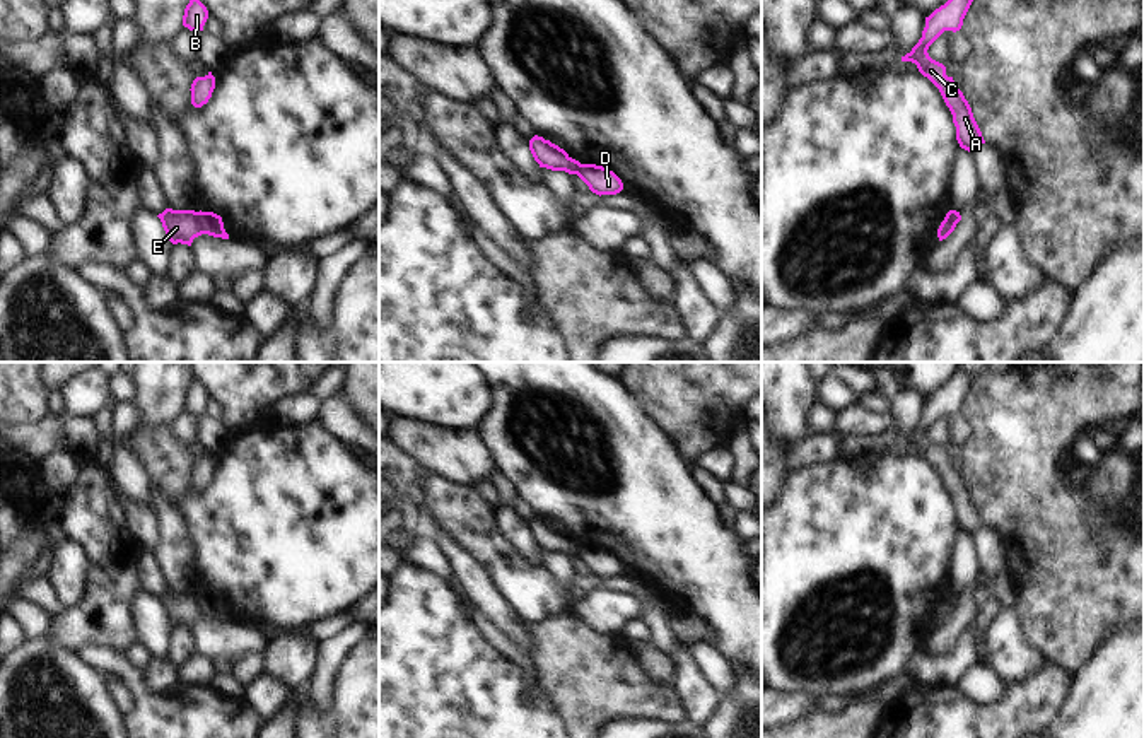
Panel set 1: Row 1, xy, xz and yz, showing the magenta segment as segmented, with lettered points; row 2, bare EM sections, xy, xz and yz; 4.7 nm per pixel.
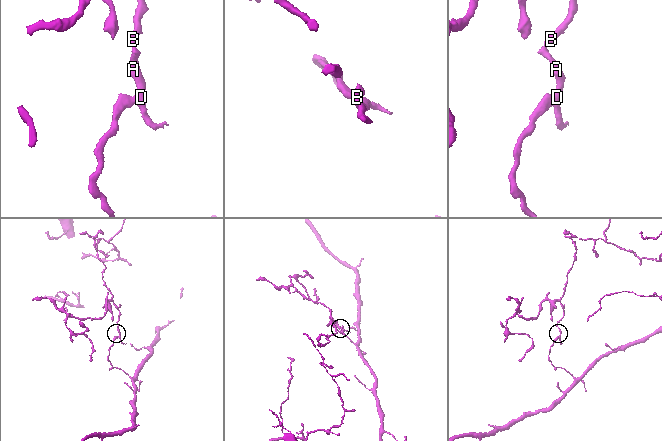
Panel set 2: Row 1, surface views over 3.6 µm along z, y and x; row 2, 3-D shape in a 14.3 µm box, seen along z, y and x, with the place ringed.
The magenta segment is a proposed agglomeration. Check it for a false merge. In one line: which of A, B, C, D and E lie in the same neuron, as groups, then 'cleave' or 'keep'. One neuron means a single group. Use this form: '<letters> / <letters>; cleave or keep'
A B C D / E; cleave

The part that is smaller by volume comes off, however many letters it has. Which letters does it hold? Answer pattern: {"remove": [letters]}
{"remove": ["A", "B", "C", "D"]}

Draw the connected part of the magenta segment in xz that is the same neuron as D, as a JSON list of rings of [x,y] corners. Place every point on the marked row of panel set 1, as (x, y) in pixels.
[[[581,164],[577,176],[596,195],[616,195],[623,190],[622,179],[610,169],[596,164]]]

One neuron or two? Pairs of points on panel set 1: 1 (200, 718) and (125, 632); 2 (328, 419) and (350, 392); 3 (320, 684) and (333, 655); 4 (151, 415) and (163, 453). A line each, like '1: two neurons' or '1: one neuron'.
1: two neurons
2: two neurons
3: one neuron
4: two neurons

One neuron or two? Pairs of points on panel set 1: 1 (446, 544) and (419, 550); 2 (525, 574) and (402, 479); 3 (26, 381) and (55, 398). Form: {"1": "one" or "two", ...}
{"1": "two", "2": "one", "3": "two"}

